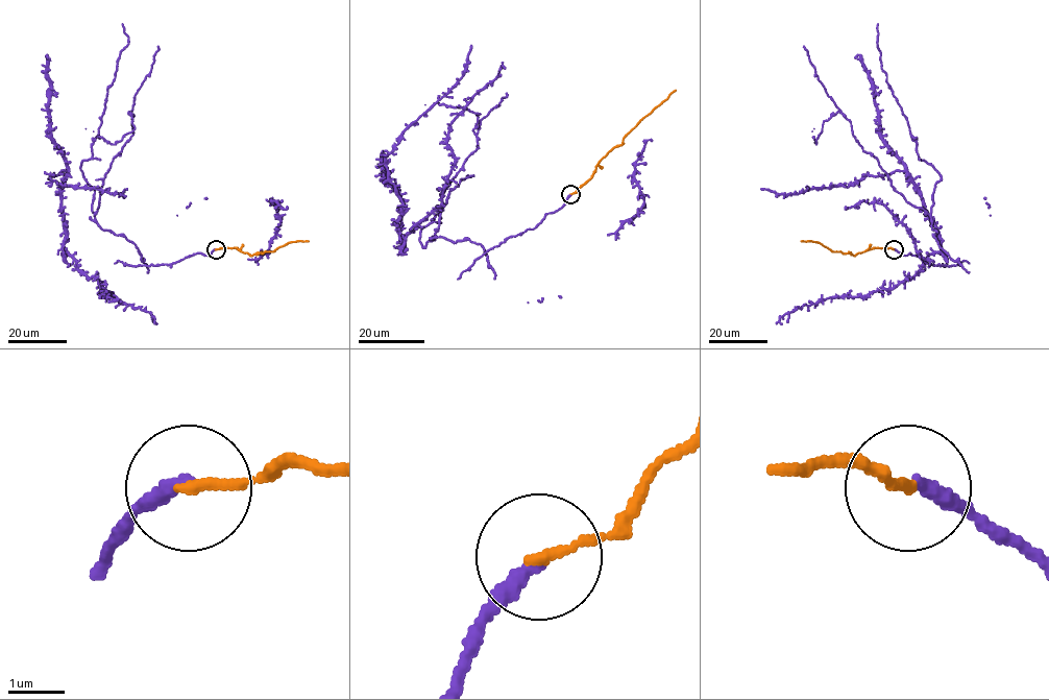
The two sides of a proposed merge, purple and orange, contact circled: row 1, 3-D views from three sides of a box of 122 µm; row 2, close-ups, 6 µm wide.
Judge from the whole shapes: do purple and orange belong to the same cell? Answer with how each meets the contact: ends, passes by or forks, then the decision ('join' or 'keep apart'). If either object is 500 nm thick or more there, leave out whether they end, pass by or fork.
purple ends there; orange ends there; join

